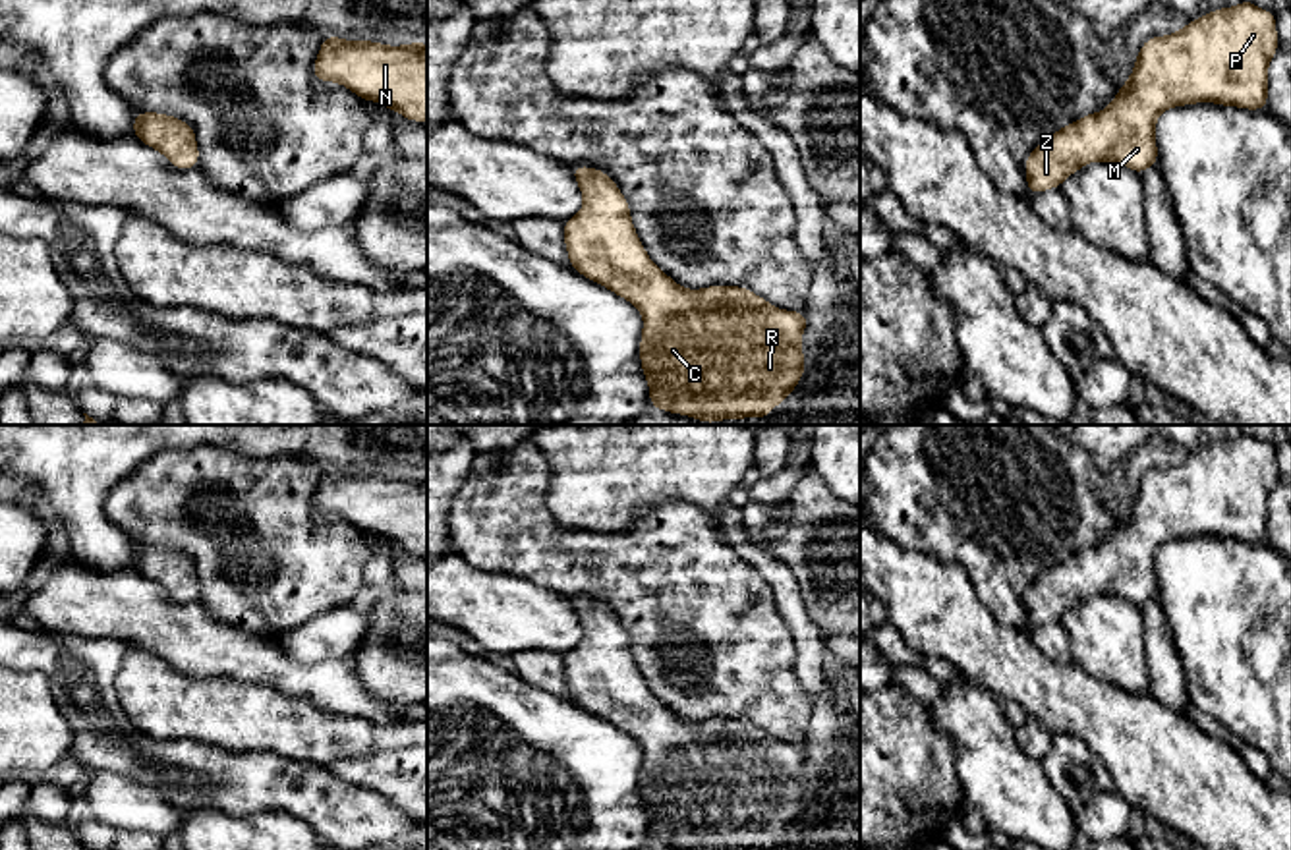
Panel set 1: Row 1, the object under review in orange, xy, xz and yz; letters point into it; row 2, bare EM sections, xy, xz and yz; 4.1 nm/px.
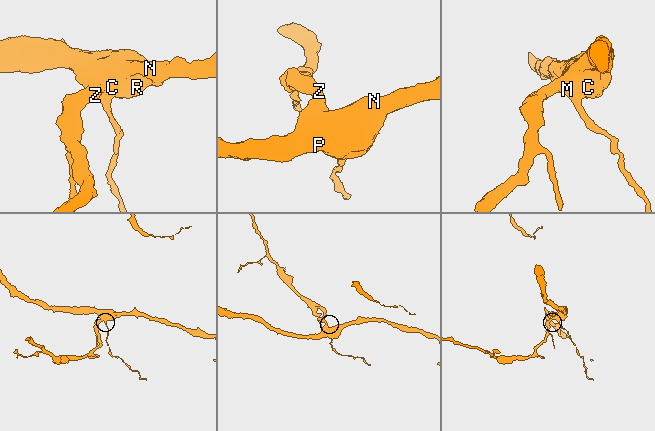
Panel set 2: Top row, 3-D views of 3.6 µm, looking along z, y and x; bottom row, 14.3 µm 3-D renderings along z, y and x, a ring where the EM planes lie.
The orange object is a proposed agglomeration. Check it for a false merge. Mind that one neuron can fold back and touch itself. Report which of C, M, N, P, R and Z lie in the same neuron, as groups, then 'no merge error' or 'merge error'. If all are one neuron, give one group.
C M N P R Z; no merge error

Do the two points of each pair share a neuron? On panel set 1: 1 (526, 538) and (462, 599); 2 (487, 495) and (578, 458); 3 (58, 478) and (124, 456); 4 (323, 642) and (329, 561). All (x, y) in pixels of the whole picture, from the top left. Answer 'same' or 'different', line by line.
1: different
2: different
3: same
4: different

